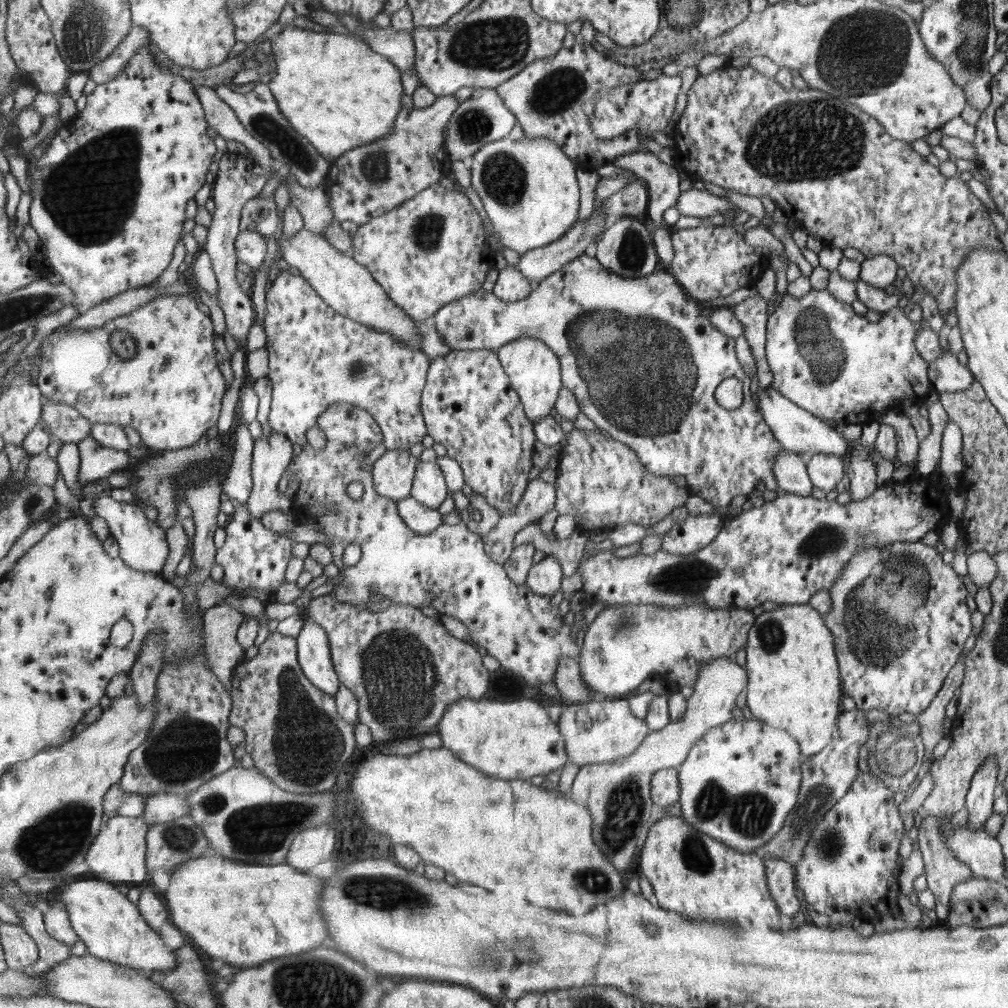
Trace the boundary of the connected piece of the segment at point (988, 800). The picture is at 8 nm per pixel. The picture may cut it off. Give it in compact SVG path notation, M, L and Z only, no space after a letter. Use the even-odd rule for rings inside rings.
M993 759L985 760L974 772L965 797L965 808L968 810L965 827L970 830L983 830L984 823L992 816L994 800L1000 790L997 777L998 764Z

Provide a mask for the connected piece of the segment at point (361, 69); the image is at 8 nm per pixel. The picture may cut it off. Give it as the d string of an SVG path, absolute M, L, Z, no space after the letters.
M292 25L272 39L276 76L268 83L271 93L292 128L304 135L327 161L394 132L396 116L402 110L402 82L390 59L350 34L318 34Z

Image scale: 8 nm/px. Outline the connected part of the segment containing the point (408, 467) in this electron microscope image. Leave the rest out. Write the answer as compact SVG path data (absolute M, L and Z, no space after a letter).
M387 449L373 464L375 491L395 501L406 499L411 495L418 462L410 450Z

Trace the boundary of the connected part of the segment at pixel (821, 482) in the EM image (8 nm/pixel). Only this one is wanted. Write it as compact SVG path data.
M813 453L806 457L807 472L813 486L828 493L845 475L842 457L828 453Z

